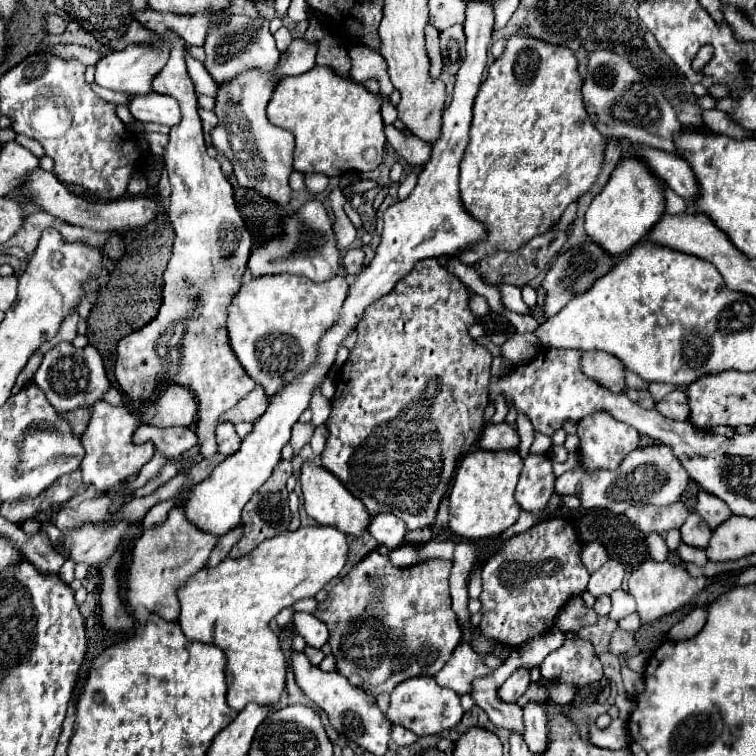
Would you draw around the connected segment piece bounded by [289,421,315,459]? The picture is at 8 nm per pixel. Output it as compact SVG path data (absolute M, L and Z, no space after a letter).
M297 421L295 427L291 429L291 447L293 447L293 459L299 455L299 451L311 441L313 437L313 431L315 431L315 425L313 423L301 423Z

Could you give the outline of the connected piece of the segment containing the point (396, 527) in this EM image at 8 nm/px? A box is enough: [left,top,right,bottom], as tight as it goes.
[369,515,407,549]

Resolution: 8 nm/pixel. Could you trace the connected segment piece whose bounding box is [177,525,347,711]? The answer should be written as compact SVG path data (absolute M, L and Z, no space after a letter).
M299 527L297 531L287 531L277 535L275 539L263 541L249 555L241 559L227 557L215 569L205 567L195 573L187 583L179 589L177 597L181 603L179 625L189 639L215 643L227 657L227 705L235 711L241 711L249 703L257 703L261 707L277 709L285 695L285 679L287 679L287 659L281 651L277 635L269 629L269 621L285 607L301 599L311 599L321 591L333 577L337 577L347 559L347 537L335 527Z

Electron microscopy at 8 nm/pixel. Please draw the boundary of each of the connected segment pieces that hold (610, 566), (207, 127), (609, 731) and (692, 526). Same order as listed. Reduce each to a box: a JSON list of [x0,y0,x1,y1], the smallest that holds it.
[[589,559,625,597],[199,109,217,145],[589,719,629,749],[681,513,711,547]]

